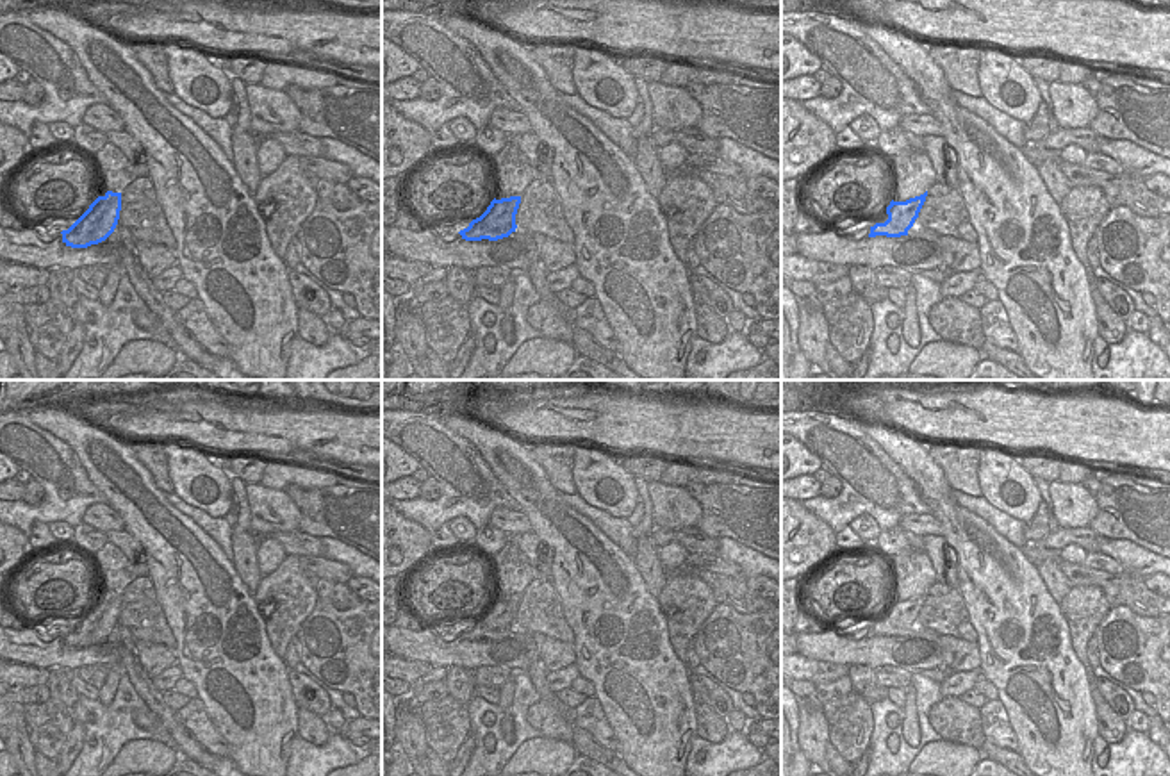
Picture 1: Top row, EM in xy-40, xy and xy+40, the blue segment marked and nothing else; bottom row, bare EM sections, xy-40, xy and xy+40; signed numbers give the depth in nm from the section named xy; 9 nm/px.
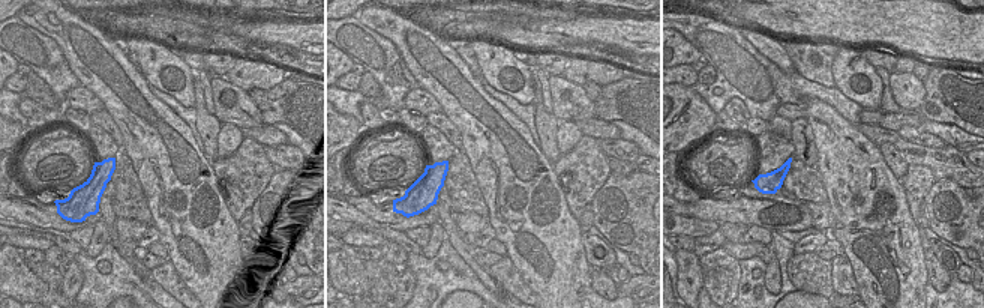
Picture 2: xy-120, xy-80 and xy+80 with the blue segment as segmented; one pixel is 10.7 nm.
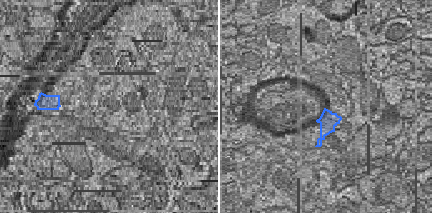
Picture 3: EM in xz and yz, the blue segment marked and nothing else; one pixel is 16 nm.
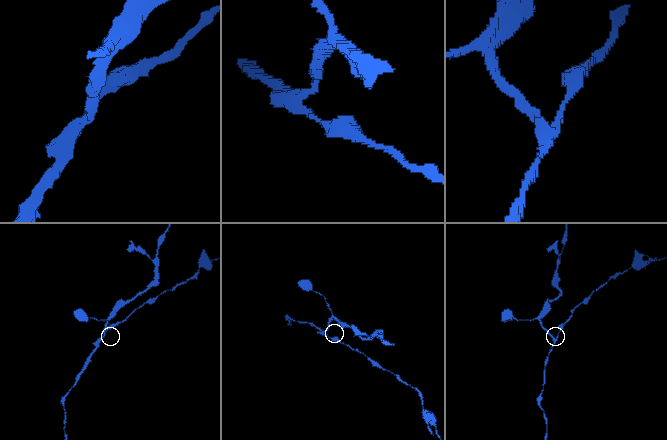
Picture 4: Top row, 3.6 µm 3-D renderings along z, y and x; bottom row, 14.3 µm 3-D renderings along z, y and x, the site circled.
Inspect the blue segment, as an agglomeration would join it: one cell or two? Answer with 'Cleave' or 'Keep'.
Cleave.

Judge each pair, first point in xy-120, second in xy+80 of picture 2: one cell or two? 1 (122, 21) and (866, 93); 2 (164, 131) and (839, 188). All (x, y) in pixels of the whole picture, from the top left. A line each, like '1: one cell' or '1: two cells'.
1: two cells
2: one cell

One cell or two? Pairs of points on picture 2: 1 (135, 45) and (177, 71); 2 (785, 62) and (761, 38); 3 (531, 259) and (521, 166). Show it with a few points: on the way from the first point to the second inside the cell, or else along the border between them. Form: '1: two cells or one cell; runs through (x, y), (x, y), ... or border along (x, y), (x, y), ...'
1: one cell; runs through (146, 50), (167, 71)
2: one cell; runs through (779, 56), (767, 44)
3: one cell; runs through (531, 236), (531, 218), (521, 188)

